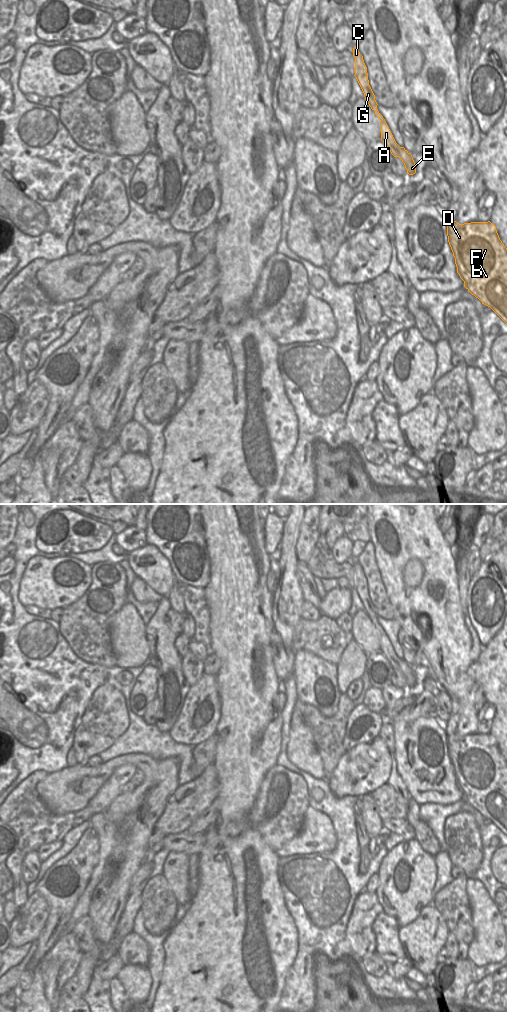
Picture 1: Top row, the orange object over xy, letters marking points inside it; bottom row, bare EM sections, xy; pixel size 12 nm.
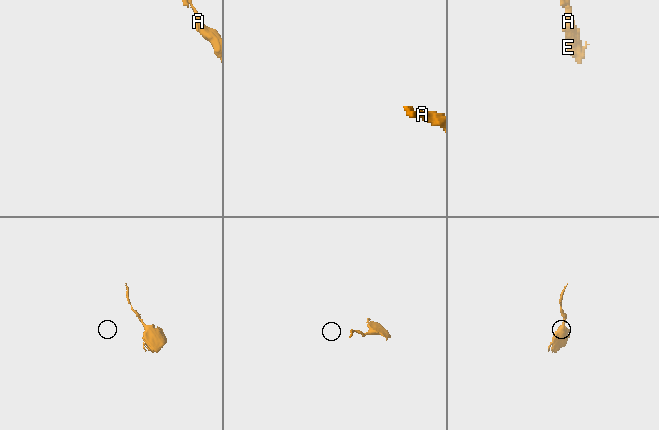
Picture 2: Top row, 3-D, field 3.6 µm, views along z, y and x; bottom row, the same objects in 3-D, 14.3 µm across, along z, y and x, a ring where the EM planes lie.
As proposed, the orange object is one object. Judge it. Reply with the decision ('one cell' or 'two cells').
one cell

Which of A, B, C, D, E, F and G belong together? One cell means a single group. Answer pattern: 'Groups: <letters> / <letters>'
Groups: A B C D E F G.

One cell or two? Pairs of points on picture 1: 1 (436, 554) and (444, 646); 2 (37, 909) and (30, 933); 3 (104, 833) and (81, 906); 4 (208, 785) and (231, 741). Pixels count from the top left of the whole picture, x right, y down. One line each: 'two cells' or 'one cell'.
1: one cell
2: one cell
3: one cell
4: two cells

